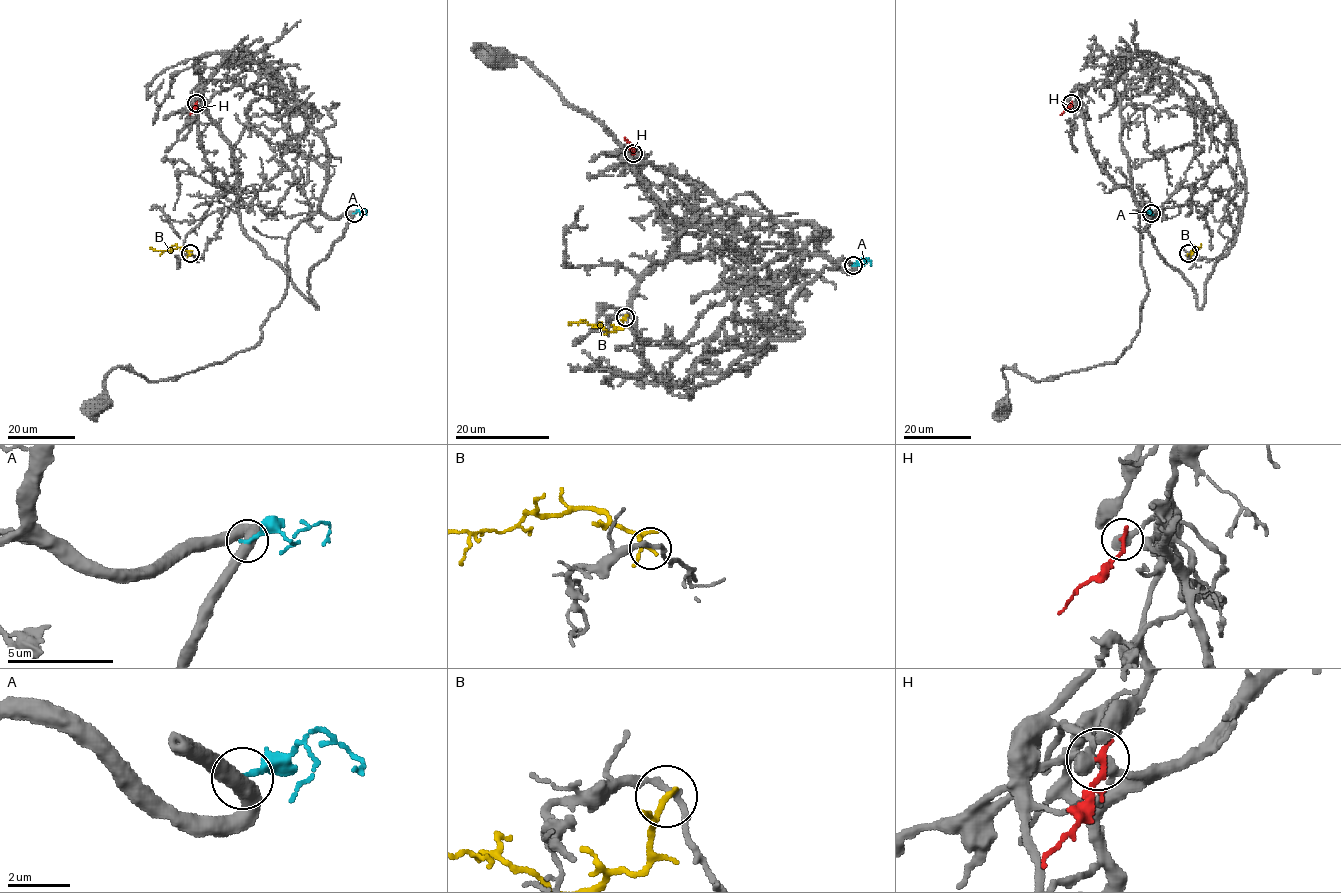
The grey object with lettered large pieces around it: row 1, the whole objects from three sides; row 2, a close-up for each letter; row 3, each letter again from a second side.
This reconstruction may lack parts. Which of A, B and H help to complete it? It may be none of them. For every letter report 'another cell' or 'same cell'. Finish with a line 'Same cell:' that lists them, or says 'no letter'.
A: another cell
B: another cell
H: another cell
Same cell: no letter

